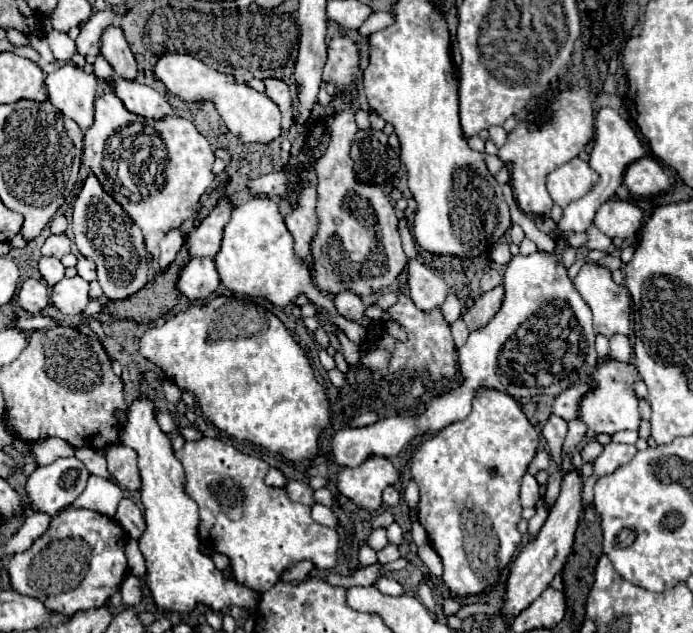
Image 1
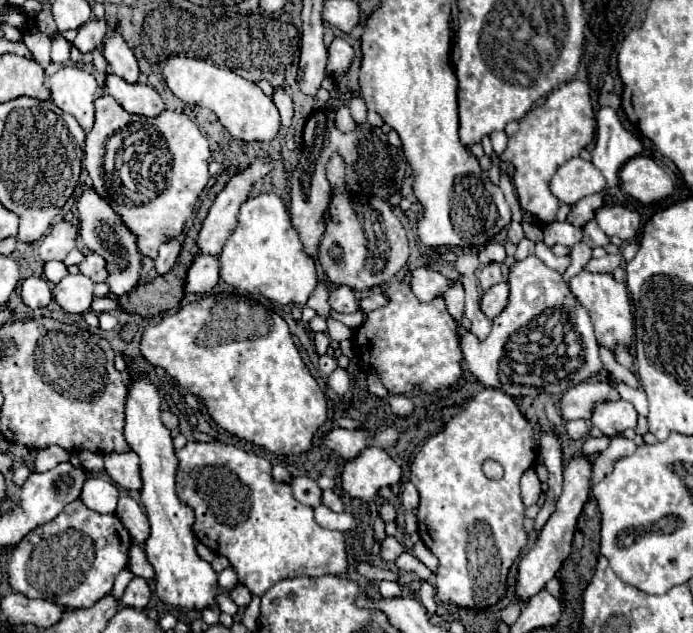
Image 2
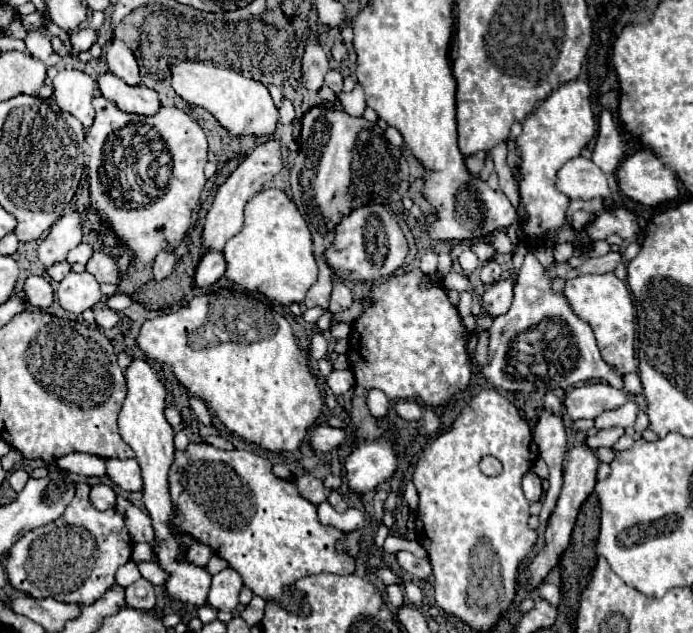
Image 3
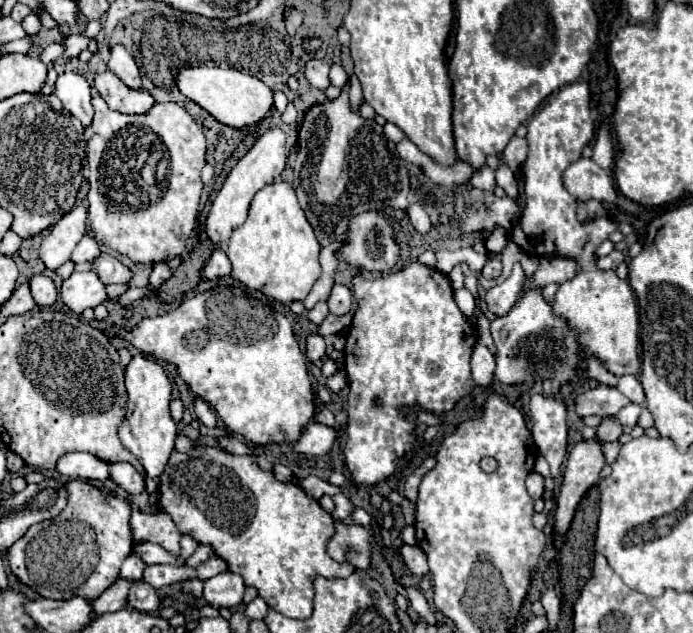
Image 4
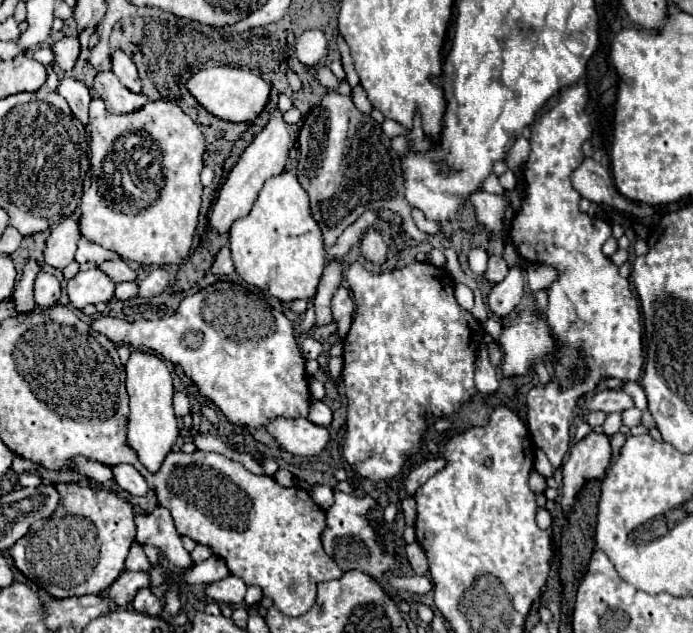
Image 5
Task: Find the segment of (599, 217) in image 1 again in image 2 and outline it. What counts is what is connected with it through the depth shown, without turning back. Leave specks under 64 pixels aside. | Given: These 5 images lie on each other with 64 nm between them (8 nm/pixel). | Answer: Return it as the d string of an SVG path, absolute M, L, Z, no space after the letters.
M602 206L594 220L608 237L618 236L623 241L636 237L641 227L640 214L626 206Z

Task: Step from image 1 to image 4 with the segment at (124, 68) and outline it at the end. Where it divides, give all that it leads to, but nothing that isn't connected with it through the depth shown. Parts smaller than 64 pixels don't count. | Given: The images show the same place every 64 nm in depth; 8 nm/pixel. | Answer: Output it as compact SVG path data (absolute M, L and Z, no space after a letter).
M114 46L110 52L112 54L110 54L108 70L114 72L128 88L140 90L142 80L140 80L140 72L138 72L138 66L136 66L134 58L126 52L124 46Z

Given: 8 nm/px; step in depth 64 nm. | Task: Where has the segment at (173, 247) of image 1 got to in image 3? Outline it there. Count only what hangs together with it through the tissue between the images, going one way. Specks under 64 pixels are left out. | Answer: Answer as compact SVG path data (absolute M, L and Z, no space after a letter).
M160 252L160 256L154 260L154 280L164 280L172 274L174 268L174 254L168 252Z

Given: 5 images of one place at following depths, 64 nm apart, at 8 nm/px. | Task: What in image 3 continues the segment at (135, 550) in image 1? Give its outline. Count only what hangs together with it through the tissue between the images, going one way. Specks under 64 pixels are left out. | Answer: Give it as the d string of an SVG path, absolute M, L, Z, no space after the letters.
M140 562L138 564L142 576L152 582L154 586L162 586L168 580L168 572L158 564L158 562Z

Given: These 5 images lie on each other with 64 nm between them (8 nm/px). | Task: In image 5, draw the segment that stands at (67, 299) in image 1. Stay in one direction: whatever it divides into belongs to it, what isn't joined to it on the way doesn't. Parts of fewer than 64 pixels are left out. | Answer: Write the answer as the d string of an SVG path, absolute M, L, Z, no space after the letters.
M92 268L88 272L78 272L72 280L68 280L68 298L76 308L84 308L86 304L110 302L114 298L116 284L104 274L100 268Z

